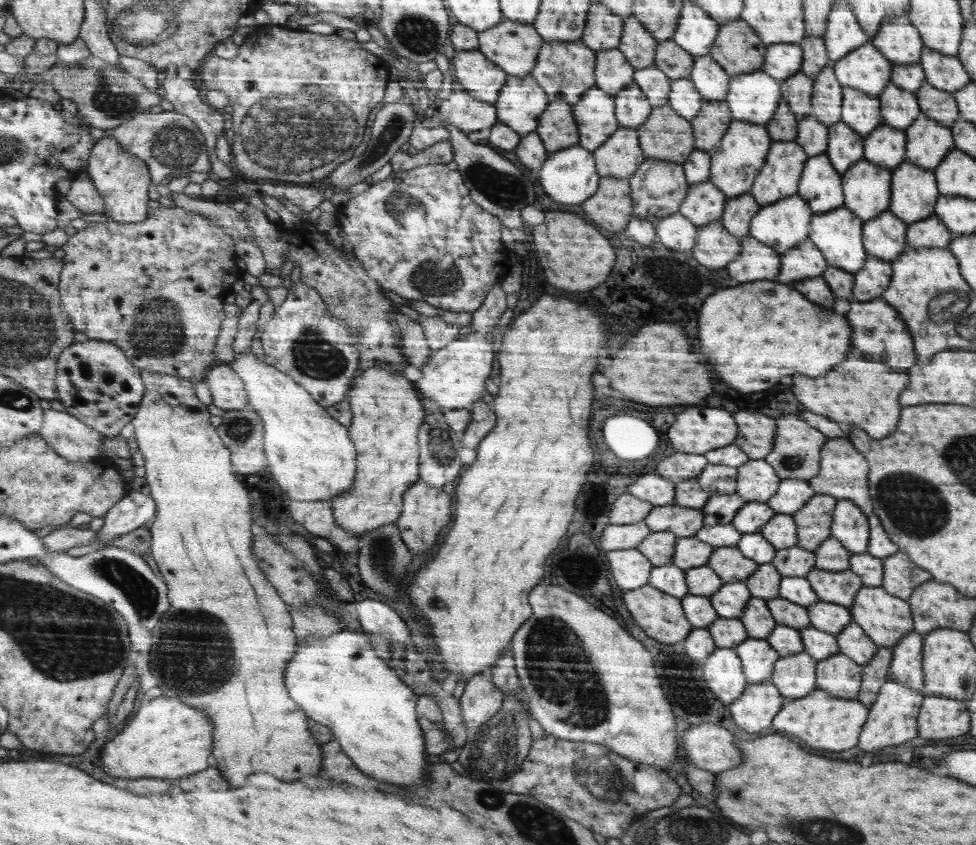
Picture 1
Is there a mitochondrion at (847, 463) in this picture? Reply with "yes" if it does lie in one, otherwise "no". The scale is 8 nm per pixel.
no

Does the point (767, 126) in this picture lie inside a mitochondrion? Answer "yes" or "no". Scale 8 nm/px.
no

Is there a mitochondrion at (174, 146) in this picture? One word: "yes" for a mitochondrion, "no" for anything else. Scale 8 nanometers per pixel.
yes

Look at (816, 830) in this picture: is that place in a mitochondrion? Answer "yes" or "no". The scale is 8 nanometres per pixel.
yes

